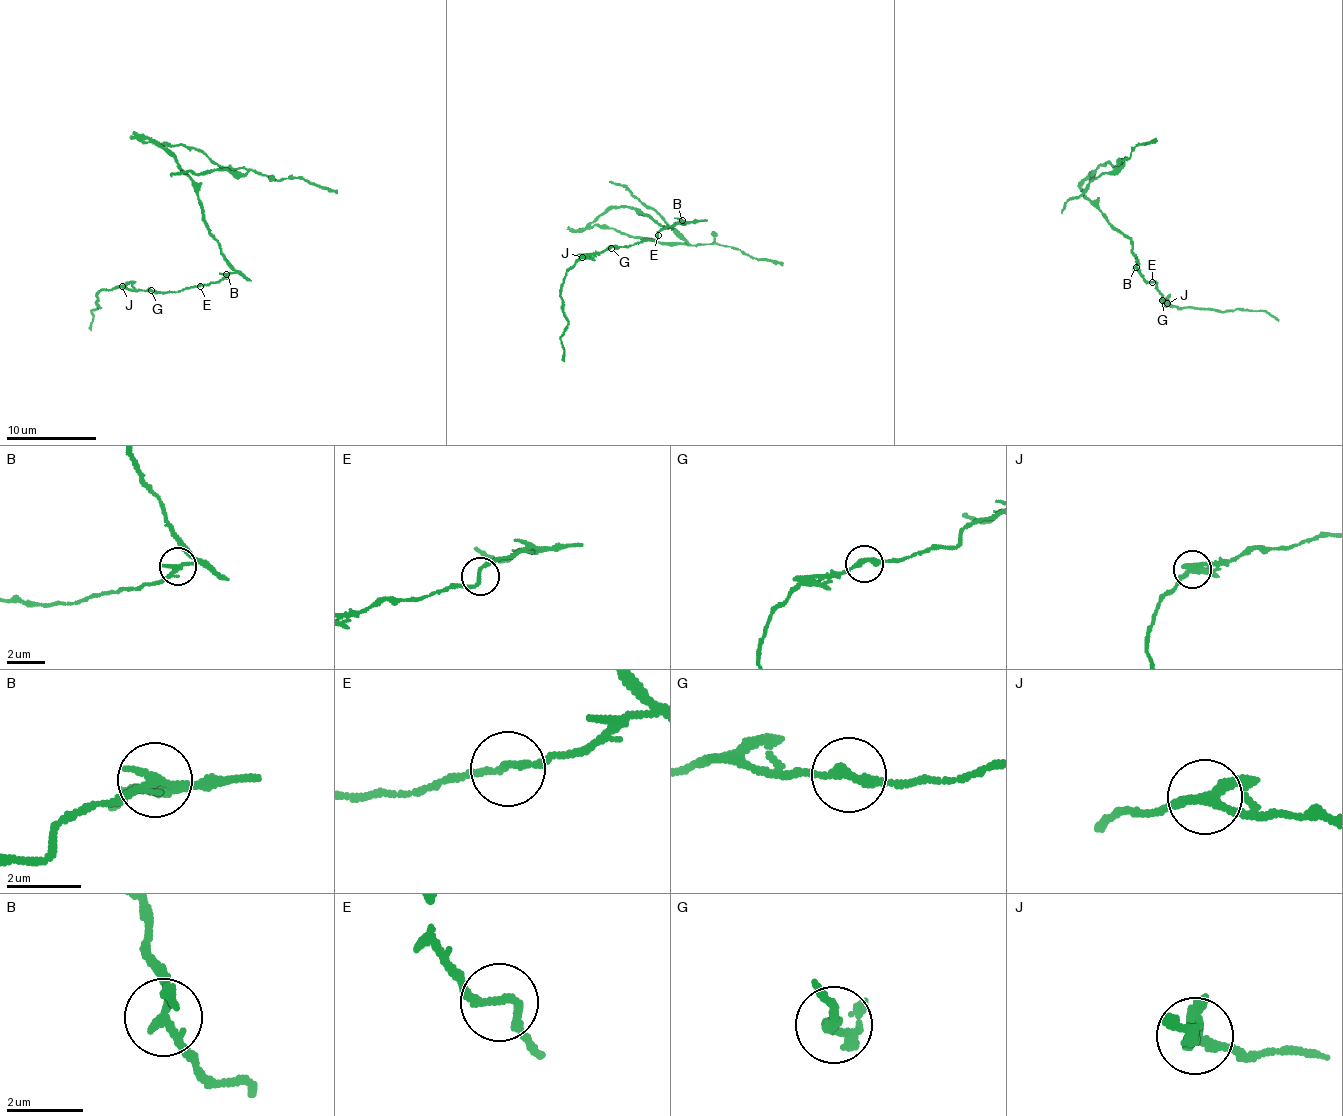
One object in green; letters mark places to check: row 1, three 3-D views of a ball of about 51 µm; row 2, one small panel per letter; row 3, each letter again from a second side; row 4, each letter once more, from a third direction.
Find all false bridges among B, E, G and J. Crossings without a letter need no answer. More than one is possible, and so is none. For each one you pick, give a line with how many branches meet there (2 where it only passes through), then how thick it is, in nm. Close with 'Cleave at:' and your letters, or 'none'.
B: branches 3; calibre 170 nm
J: branches 2; calibre 340 nm
Cleave at: B, J

